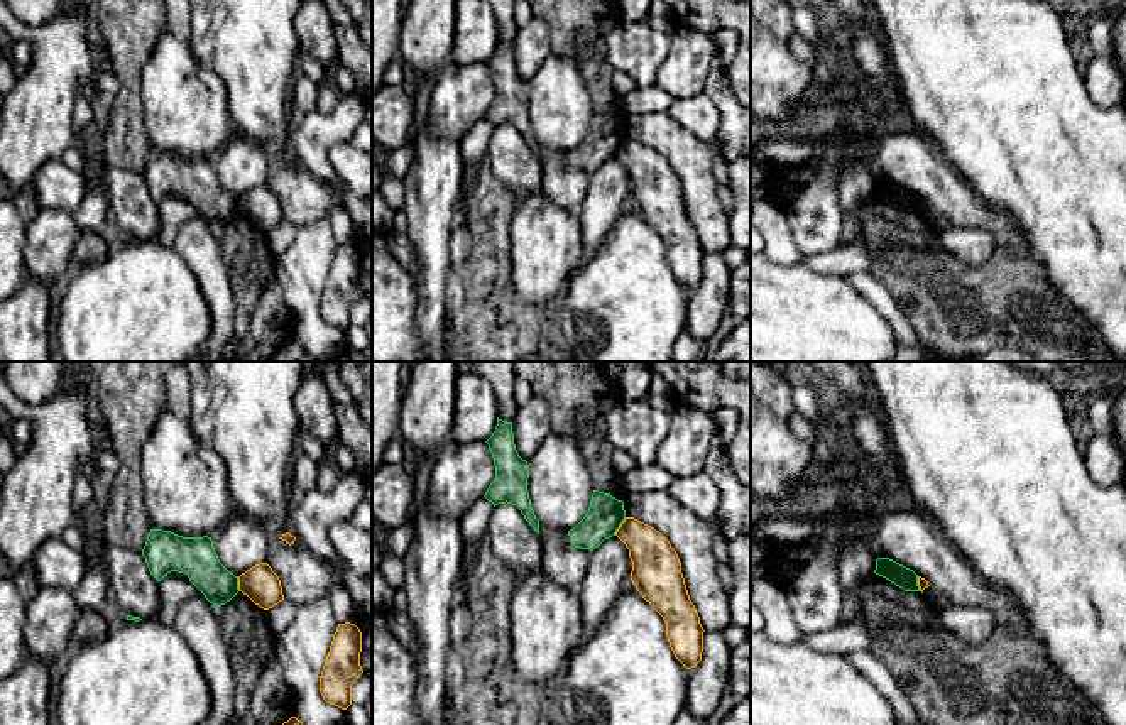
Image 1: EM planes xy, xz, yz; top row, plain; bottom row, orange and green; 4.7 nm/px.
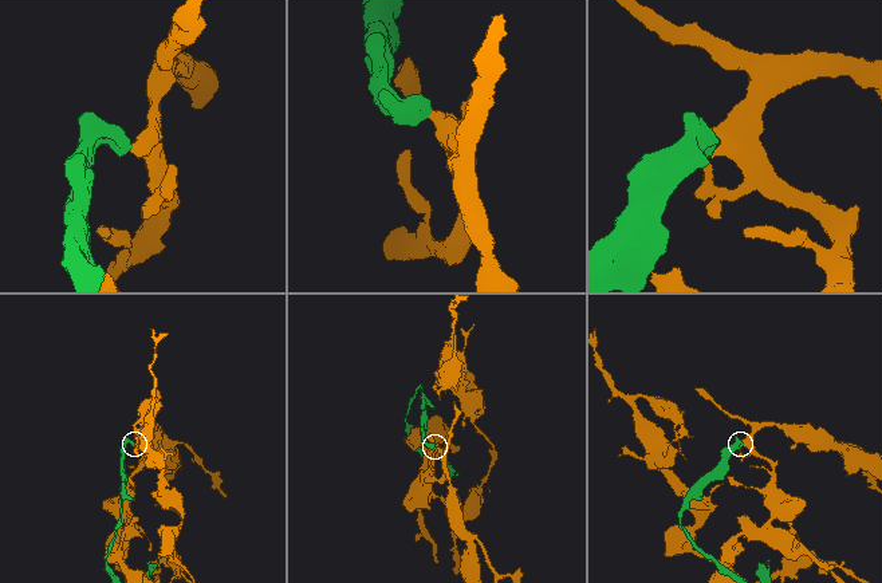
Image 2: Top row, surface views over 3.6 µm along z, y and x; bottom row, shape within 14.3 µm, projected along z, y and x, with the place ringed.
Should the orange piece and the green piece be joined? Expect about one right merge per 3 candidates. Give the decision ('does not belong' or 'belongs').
does not belong

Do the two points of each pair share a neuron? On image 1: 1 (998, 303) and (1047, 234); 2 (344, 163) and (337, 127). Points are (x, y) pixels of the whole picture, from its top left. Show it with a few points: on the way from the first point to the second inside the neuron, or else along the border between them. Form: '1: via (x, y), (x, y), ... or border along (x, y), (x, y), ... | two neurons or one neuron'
1: border along (1030, 252), (1042, 266), (1045, 281), (1052, 289) | two neurons
2: border along (349, 141), (328, 152), (342, 183) | two neurons

